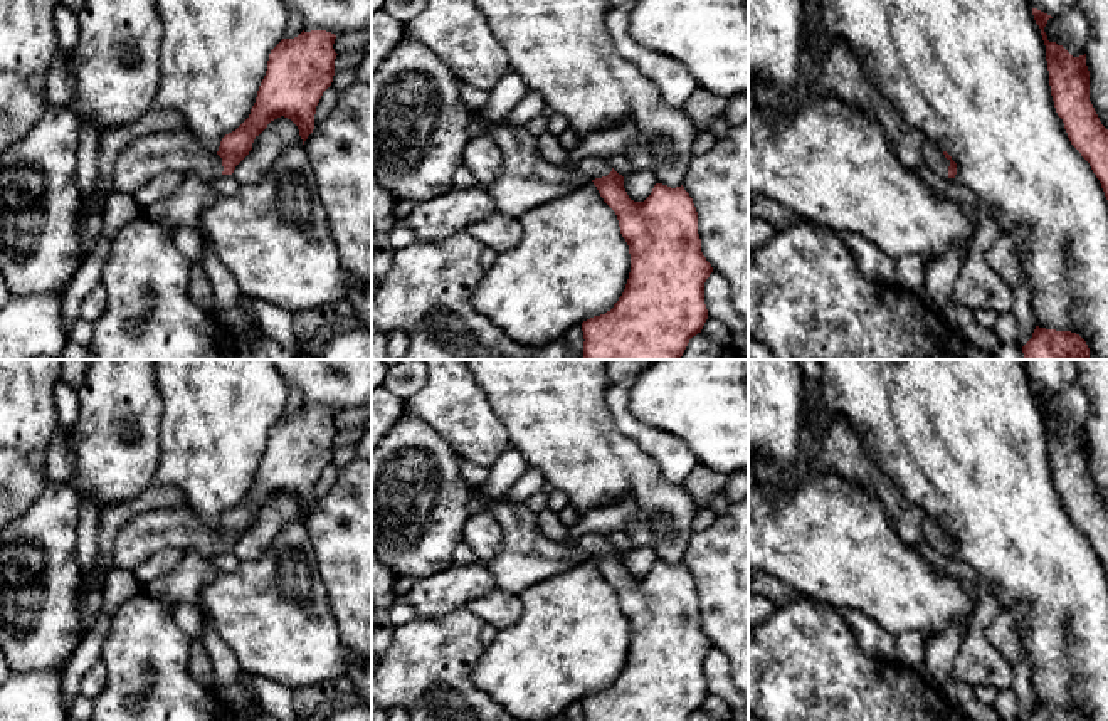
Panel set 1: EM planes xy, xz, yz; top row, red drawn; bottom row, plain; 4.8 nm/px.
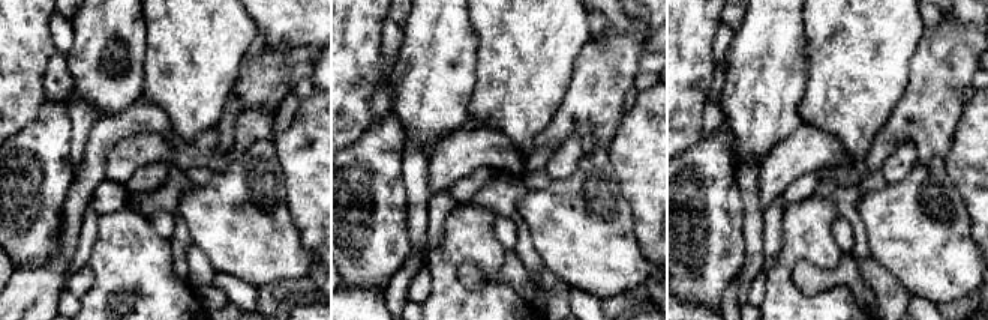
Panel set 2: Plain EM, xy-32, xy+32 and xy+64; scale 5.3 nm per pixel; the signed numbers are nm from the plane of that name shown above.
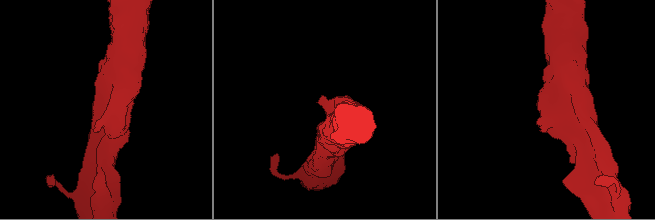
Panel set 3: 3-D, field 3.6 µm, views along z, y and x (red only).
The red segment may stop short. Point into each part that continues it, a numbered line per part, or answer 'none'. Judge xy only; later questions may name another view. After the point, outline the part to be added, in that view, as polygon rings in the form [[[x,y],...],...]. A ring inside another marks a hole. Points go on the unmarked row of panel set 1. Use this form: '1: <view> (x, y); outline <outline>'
1: xy (147, 533); outline [[[185,506],[146,511],[119,528],[109,553],[109,570],[133,571],[165,548],[212,558],[222,553],[224,543],[217,529]]]

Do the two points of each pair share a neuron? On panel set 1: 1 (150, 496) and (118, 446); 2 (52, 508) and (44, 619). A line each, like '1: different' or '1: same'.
1: different
2: same

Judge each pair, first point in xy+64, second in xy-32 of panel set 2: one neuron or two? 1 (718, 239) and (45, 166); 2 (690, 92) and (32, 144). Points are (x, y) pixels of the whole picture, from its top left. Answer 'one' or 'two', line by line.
1: one
2: two

